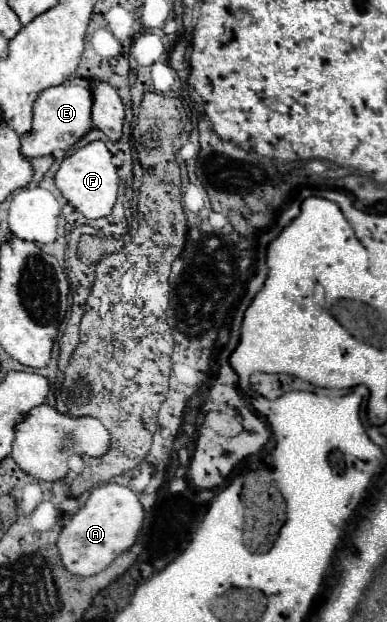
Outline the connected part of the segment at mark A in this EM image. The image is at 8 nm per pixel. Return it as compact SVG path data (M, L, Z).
M106 483L96 487L88 495L80 511L66 521L58 537L56 545L60 551L62 565L66 567L66 571L70 571L76 577L90 577L100 573L116 559L116 555L132 547L138 531L142 529L142 519L144 519L144 509L138 501L138 495L132 493L128 487L116 483Z

